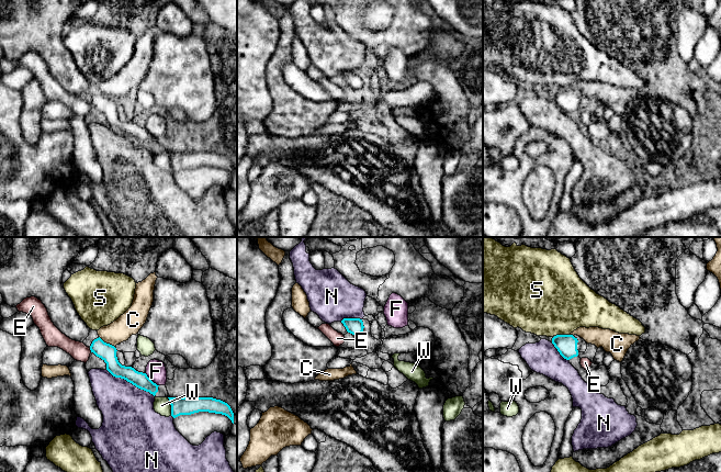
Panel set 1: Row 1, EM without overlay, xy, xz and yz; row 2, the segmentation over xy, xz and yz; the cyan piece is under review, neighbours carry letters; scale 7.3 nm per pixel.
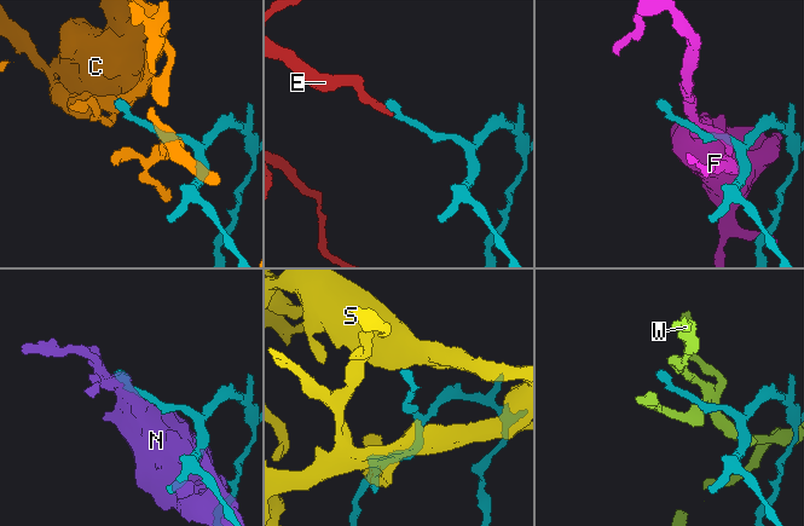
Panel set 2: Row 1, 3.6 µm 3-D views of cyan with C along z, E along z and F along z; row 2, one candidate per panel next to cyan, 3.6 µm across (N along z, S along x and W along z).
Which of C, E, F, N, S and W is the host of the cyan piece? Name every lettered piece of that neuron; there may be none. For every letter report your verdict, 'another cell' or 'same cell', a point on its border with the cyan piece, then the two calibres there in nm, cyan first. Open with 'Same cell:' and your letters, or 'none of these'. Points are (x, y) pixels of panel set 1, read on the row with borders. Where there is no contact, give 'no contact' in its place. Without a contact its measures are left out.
Same cell: E
C: another cell; meets cyan in xy at (105, 343); 130 nm thick on the cyan side, 170 nm on the other
E: same cell; meets cyan in xy at (90, 349); 130 nm thick on the cyan side, 140 nm on the other
F: another cell; meets cyan in xy at (150, 380); 120 nm thick on the cyan side, 150 nm on the other
N: another cell; meets cyan in xy at (131, 382); 120 nm thick on the cyan side, 380 nm on the other
S: another cell; meets cyan in yz at (561, 335); 160 nm thick on the cyan side, 480 nm on the other
W: another cell; meets cyan in xy at (171, 406); 130 nm thick on the cyan side, 130 nm on the other

